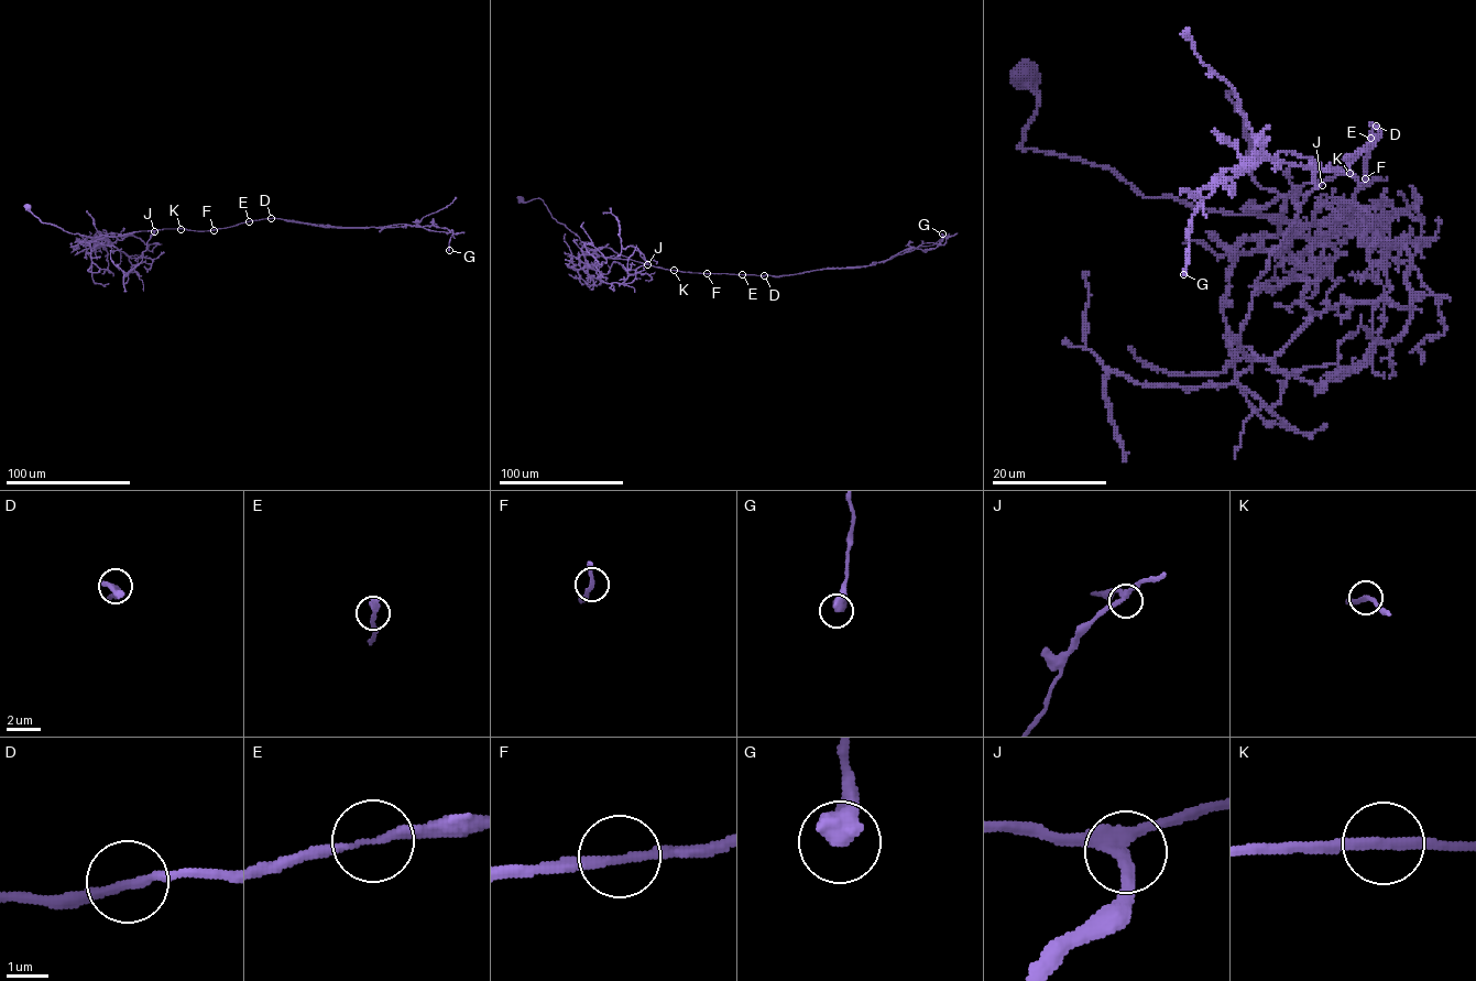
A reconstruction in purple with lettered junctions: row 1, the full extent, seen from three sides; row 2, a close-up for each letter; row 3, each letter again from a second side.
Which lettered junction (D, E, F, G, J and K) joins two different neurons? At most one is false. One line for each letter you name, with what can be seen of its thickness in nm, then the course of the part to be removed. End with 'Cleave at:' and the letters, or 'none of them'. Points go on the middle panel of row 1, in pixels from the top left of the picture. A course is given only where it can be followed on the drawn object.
Cleave at: none of them

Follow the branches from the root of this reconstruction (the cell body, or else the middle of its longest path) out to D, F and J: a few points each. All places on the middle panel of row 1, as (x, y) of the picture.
D: (521, 199), (540, 198), (551, 216), (575, 233), (588, 251), (610, 248), (635, 261), (682, 272), (764, 275)
F: (521, 199), (527, 202), (540, 198), (551, 216), (575, 233), (588, 251), (610, 248), (655, 266), (707, 273)
J: (521, 199), (527, 202), (540, 198), (551, 216), (575, 233), (588, 251), (610, 248), (647, 264)

